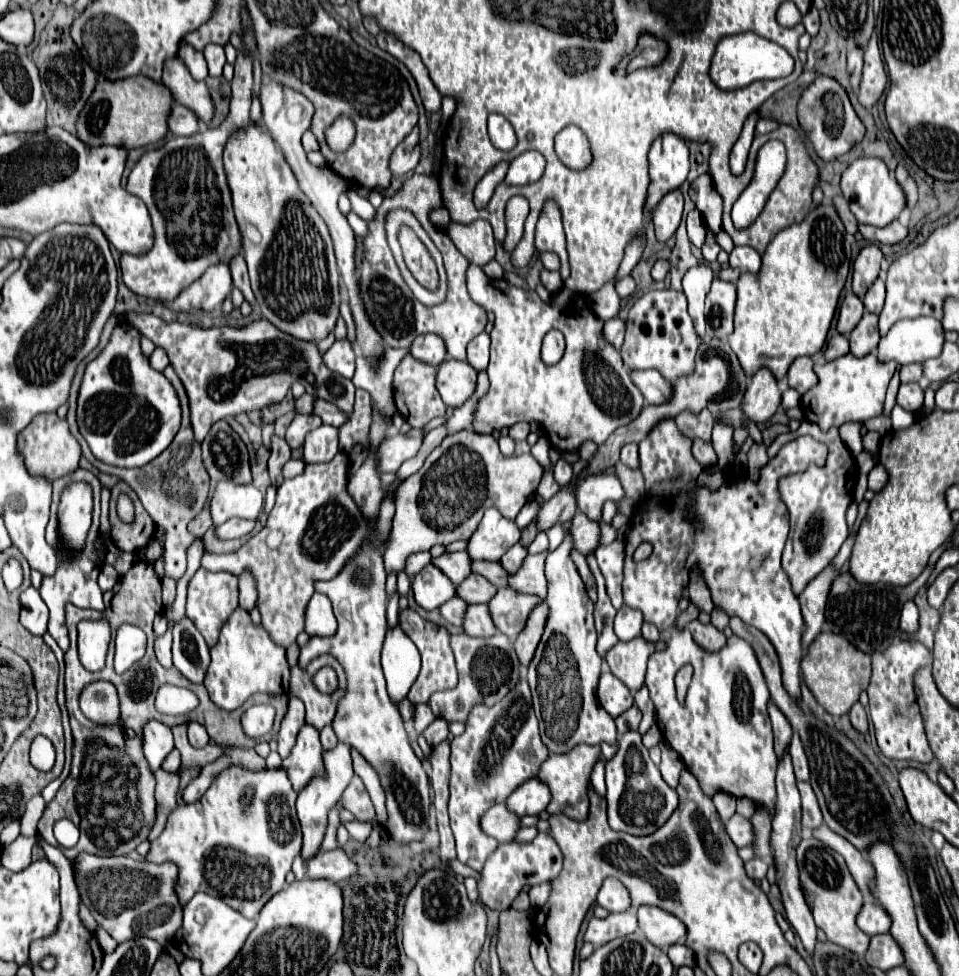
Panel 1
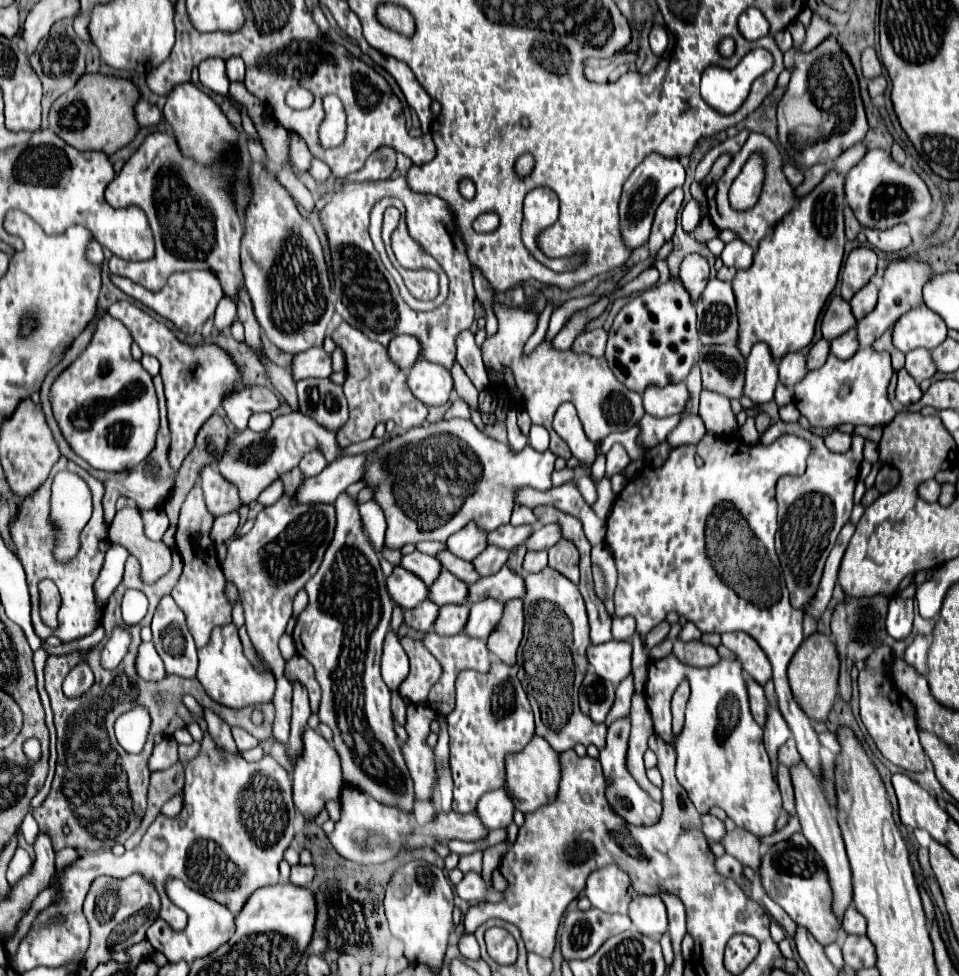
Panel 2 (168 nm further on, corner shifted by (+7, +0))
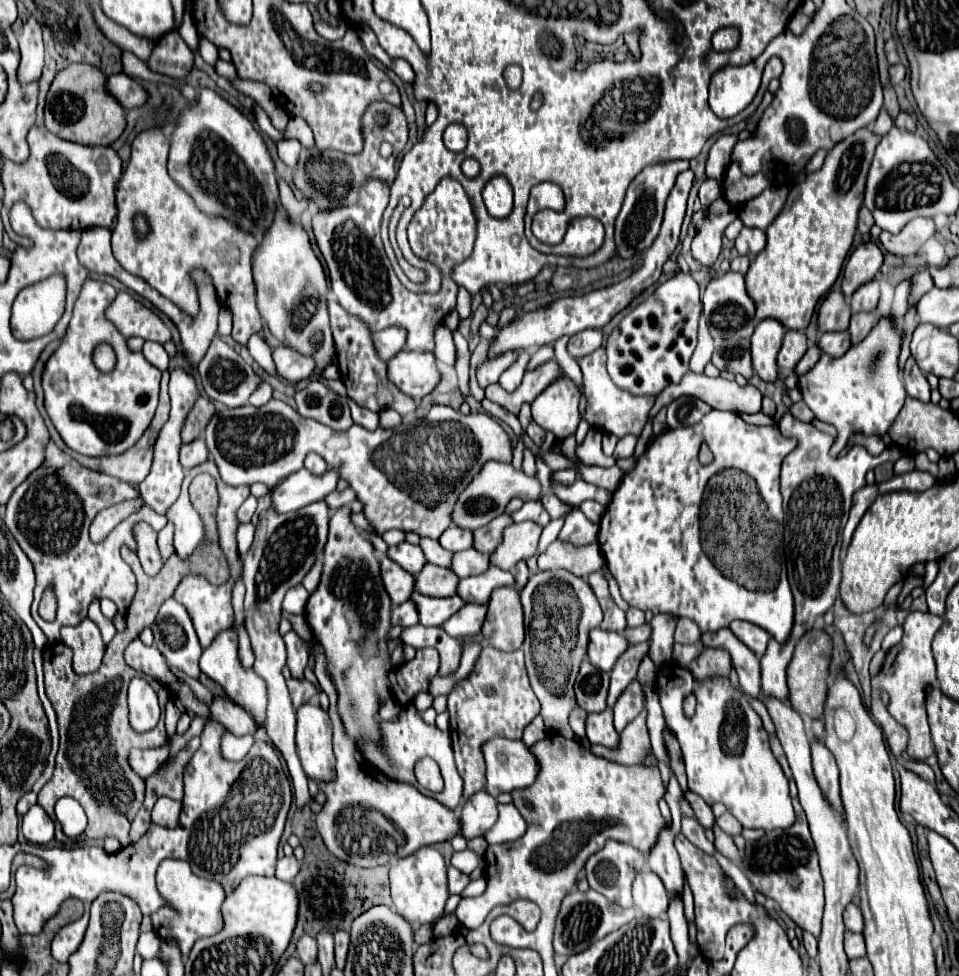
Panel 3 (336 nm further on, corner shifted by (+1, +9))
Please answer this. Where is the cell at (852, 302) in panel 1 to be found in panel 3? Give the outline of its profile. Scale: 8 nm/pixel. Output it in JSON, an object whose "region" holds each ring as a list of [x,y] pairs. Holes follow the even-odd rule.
{"region":[[[832,291],[828,297],[822,301],[820,311],[818,311],[818,331],[846,331],[850,325],[850,305],[846,303],[842,291]]]}

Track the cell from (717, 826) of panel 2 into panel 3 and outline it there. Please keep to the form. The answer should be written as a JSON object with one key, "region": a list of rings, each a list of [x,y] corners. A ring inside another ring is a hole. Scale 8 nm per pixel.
{"region":[[[688,791],[688,793],[686,793],[686,799],[690,801],[690,805],[692,805],[692,809],[694,809],[696,819],[700,821],[700,825],[702,825],[702,827],[706,827],[706,829],[712,829],[712,827],[714,827],[714,823],[716,823],[716,817],[714,817],[714,813],[712,813],[710,805],[706,805],[706,803],[704,803],[704,799],[702,799],[700,795],[694,795],[692,791]]]}

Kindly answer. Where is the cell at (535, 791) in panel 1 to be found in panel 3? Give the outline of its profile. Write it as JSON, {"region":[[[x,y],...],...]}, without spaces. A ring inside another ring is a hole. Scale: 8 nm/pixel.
{"region":[[[478,791],[464,803],[460,819],[466,839],[484,835],[498,819],[498,803],[492,795],[486,795],[486,791]]]}

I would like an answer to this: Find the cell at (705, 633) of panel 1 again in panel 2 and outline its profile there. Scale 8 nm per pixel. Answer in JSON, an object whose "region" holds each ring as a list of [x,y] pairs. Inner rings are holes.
{"region":[[[674,642],[674,656],[688,666],[696,666],[696,668],[708,668],[720,662],[720,656],[716,652],[716,648],[700,644],[700,642]]]}

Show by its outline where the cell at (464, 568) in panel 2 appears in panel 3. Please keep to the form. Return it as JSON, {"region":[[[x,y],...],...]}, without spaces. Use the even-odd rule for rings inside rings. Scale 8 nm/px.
{"region":[[[424,537],[424,539],[420,541],[420,547],[422,547],[428,563],[434,563],[434,565],[440,565],[440,567],[450,567],[450,559],[454,557],[454,553],[446,551],[444,547],[440,547],[438,541]]]}

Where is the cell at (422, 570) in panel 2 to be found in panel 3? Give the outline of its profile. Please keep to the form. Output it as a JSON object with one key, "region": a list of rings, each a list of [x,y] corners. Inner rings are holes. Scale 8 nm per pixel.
{"region":[[[406,541],[396,545],[396,547],[390,547],[388,549],[388,557],[394,559],[402,569],[410,571],[412,575],[418,575],[418,571],[422,571],[422,567],[426,565],[422,549],[418,545],[406,543]]]}

